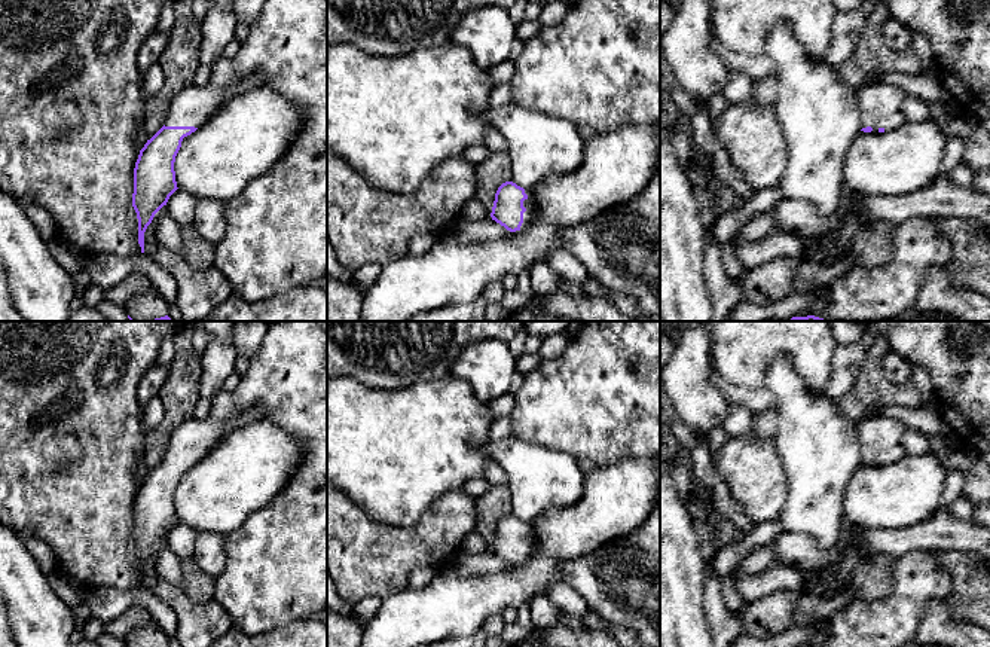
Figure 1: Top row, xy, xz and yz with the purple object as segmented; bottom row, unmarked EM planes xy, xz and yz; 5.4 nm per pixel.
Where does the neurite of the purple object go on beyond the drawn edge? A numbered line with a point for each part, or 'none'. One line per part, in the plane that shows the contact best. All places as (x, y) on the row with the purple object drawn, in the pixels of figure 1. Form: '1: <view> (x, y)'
1: xz (529, 204)

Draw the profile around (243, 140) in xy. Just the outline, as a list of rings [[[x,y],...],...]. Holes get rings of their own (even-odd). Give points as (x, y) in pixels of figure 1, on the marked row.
[[[266,86],[230,95],[223,109],[183,138],[174,162],[177,187],[198,199],[227,202],[284,156],[303,118],[305,110],[299,103]]]

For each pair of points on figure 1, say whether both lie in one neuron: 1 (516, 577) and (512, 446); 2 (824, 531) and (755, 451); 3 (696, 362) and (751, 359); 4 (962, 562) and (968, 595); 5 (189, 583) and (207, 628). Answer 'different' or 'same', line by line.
1: different
2: different
3: different
4: same
5: different

